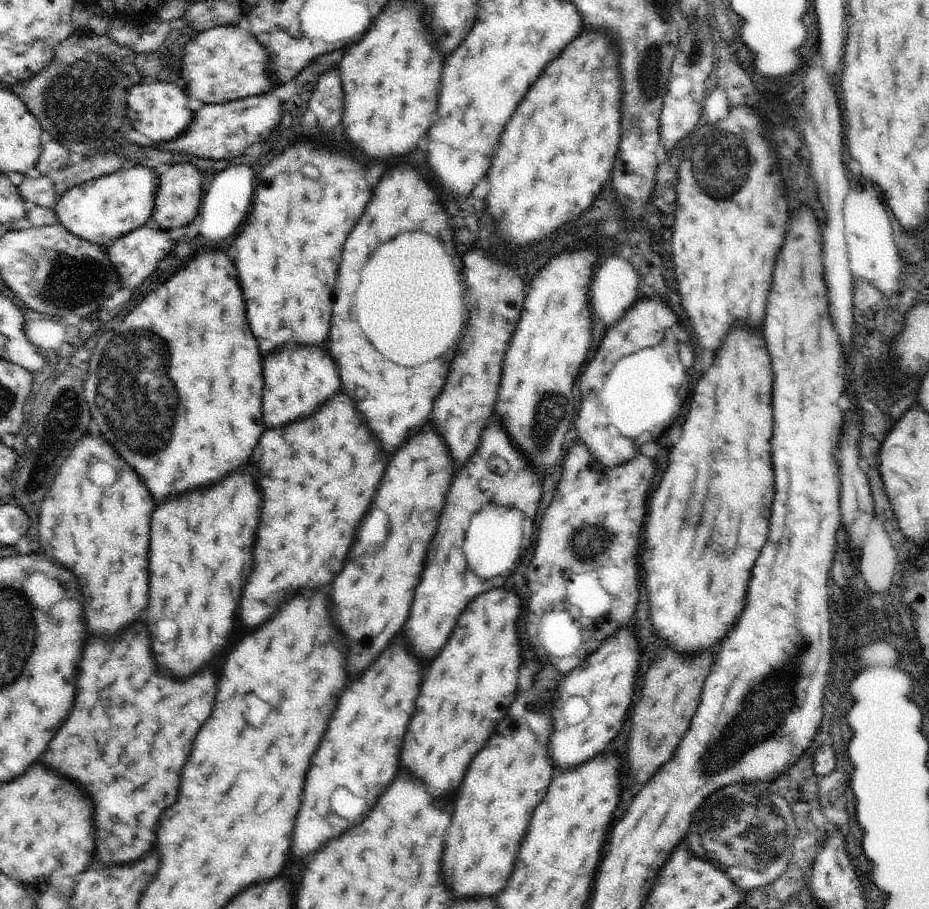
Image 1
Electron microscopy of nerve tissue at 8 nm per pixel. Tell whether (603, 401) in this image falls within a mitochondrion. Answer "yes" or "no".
no

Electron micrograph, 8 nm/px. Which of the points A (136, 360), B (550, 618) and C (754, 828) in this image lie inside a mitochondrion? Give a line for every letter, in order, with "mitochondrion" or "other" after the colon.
A: mitochondrion
B: other
C: mitochondrion

